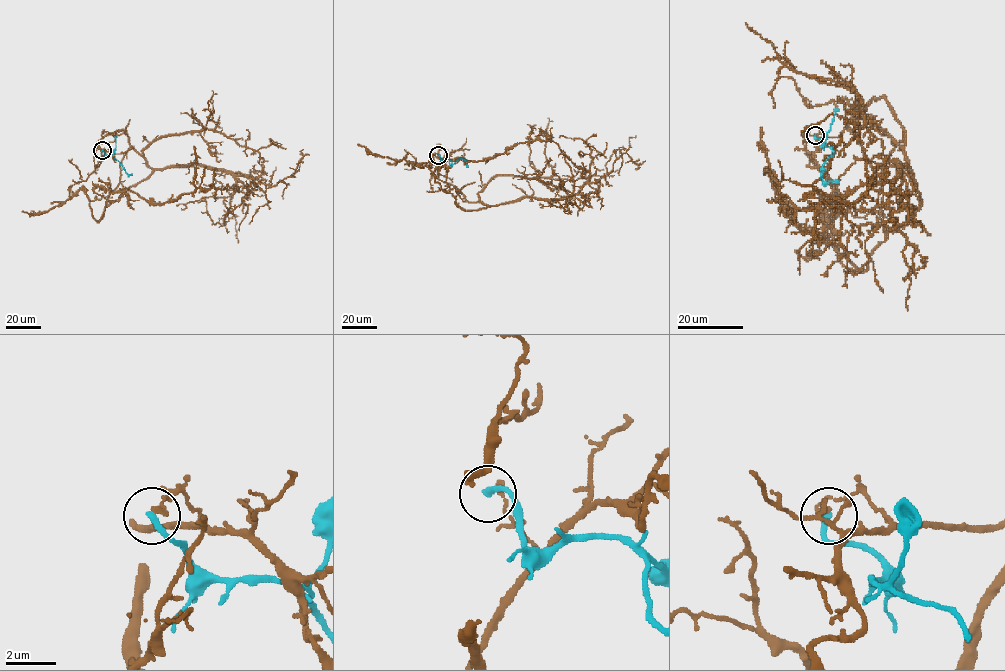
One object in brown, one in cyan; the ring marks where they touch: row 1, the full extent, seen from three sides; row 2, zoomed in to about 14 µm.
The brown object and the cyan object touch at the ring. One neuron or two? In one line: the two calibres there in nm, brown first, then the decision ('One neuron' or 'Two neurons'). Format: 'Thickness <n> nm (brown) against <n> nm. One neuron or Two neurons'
Thickness 140 nm (brown) against 280 nm. Two neurons

